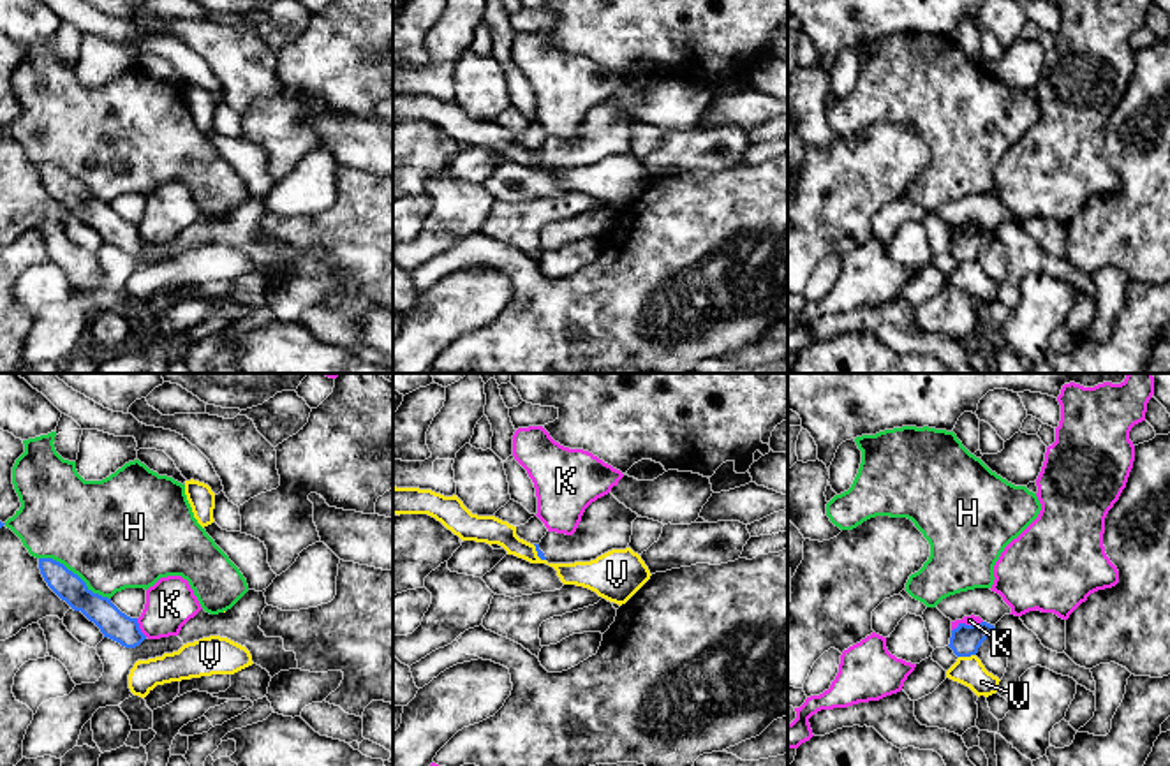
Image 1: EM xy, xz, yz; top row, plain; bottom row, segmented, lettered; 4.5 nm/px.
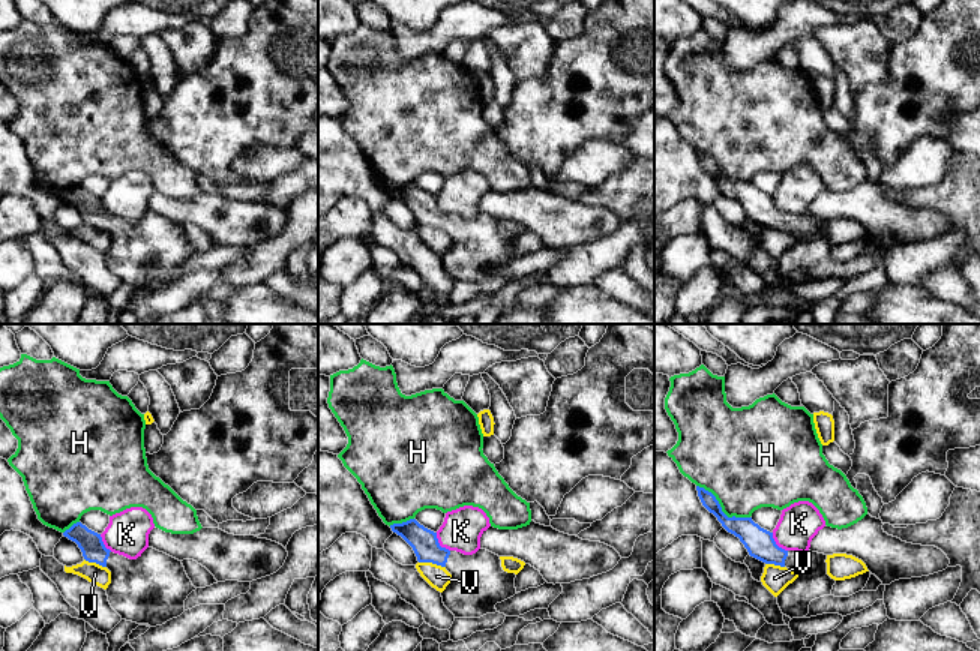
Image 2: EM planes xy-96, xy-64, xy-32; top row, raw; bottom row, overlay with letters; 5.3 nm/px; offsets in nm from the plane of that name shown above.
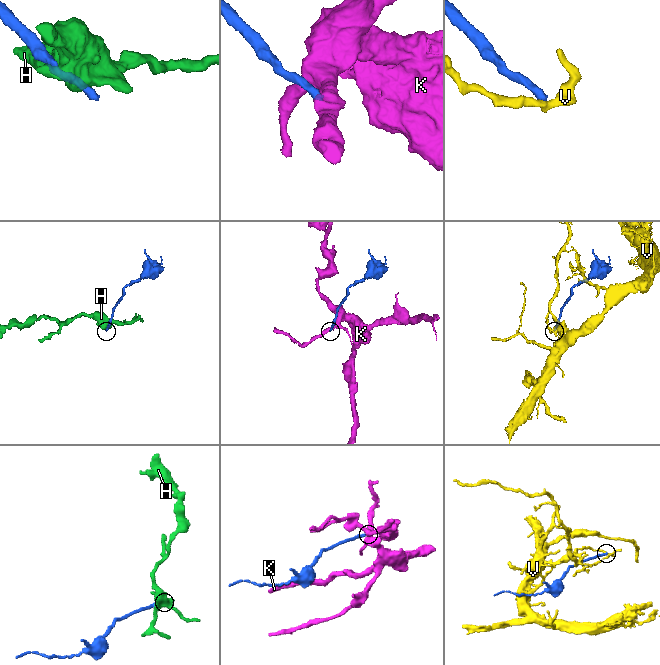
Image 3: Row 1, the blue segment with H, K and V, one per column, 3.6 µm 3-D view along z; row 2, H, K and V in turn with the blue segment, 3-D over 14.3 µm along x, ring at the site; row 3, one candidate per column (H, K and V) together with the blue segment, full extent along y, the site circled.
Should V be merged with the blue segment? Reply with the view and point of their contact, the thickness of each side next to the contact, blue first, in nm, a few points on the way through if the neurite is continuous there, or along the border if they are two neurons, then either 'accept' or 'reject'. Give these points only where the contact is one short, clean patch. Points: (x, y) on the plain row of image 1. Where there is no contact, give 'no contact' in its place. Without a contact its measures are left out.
meets blue in yz at (966, 261); 140 nm thick on the blue side, 140 nm on the other; border along yz (975, 259), (959, 263); reject

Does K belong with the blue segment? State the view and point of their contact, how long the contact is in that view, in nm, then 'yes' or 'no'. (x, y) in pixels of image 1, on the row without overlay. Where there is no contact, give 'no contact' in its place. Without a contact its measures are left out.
meets blue in yz at (964, 229); contact 150 nm long; no

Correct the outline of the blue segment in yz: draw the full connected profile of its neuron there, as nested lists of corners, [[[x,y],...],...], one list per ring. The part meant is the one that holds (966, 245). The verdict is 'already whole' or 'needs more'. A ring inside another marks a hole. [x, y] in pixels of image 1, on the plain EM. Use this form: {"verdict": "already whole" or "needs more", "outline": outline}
{"verdict": "already whole", "outline": [[[981,227],[974,231],[959,229],[952,236],[950,254],[957,262],[971,262],[978,259],[981,248],[996,238],[996,232]]]}

